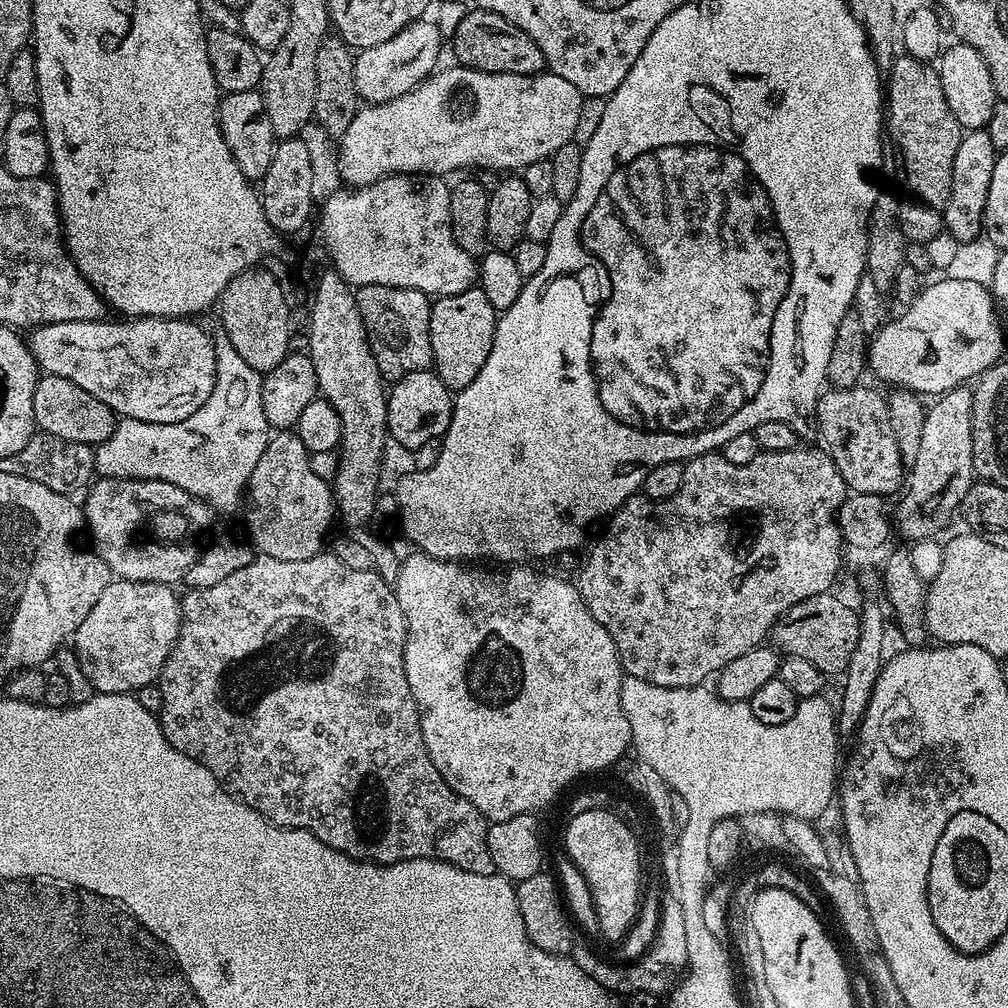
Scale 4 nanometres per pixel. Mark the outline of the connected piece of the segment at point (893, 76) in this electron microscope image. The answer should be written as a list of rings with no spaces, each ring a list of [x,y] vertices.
[[[900,54],[887,69],[886,132],[892,135],[904,167],[904,188],[916,199],[900,205],[904,237],[907,241],[930,241],[945,231],[944,207],[950,198],[954,156],[962,137],[958,118],[942,94],[940,73],[931,63]]]

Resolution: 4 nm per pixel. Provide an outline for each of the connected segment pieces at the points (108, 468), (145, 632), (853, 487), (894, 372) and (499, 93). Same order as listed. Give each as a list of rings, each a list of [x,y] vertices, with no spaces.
[[[217,335],[212,341],[216,355],[216,377],[214,390],[210,390],[210,398],[190,418],[182,418],[182,422],[155,424],[141,420],[121,419],[115,425],[110,438],[95,446],[96,472],[101,477],[114,480],[161,480],[170,482],[192,496],[203,500],[209,508],[220,512],[232,512],[241,507],[248,480],[254,474],[254,466],[258,466],[258,458],[266,450],[270,439],[270,429],[266,422],[266,414],[262,410],[262,376],[240,357],[238,350],[230,346],[230,338]]]
[[[119,578],[113,579],[106,590],[102,590],[102,598],[98,598],[98,602],[94,602],[94,610],[90,610],[86,618],[82,618],[82,626],[78,626],[74,637],[78,662],[97,693],[136,694],[139,693],[139,688],[144,688],[147,684],[155,685],[159,681],[162,666],[180,633],[181,597],[172,592],[175,591],[167,584]]]
[[[829,387],[821,391],[814,424],[818,429],[818,436],[820,432],[824,439],[823,447],[829,458],[834,466],[838,466],[838,474],[842,474],[844,485],[853,492],[878,494],[888,498],[891,497],[891,492],[901,491],[906,480],[906,467],[890,428],[885,393],[864,387]]]
[[[936,278],[932,285],[921,287],[916,300],[903,309],[900,320],[884,322],[871,333],[867,367],[880,380],[889,380],[890,385],[908,388],[917,394],[939,394],[961,387],[968,379],[979,377],[994,364],[1001,363],[1004,352],[1004,328],[996,313],[997,301],[985,285],[962,281],[959,278]]]
[[[441,67],[417,88],[402,94],[402,98],[369,104],[357,111],[354,122],[346,126],[346,134],[338,140],[340,178],[345,185],[373,184],[383,176],[401,174],[440,178],[445,175],[443,172],[456,172],[459,168],[493,168],[500,172],[496,174],[508,174],[539,160],[547,161],[562,146],[573,143],[578,114],[582,114],[586,98],[566,78],[547,70],[523,76],[455,67]]]

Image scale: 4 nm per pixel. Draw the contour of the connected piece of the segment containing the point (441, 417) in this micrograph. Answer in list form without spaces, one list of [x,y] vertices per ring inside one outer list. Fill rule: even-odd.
[[[435,371],[406,374],[395,381],[388,392],[388,434],[404,448],[415,450],[443,437],[452,421],[454,396]]]

